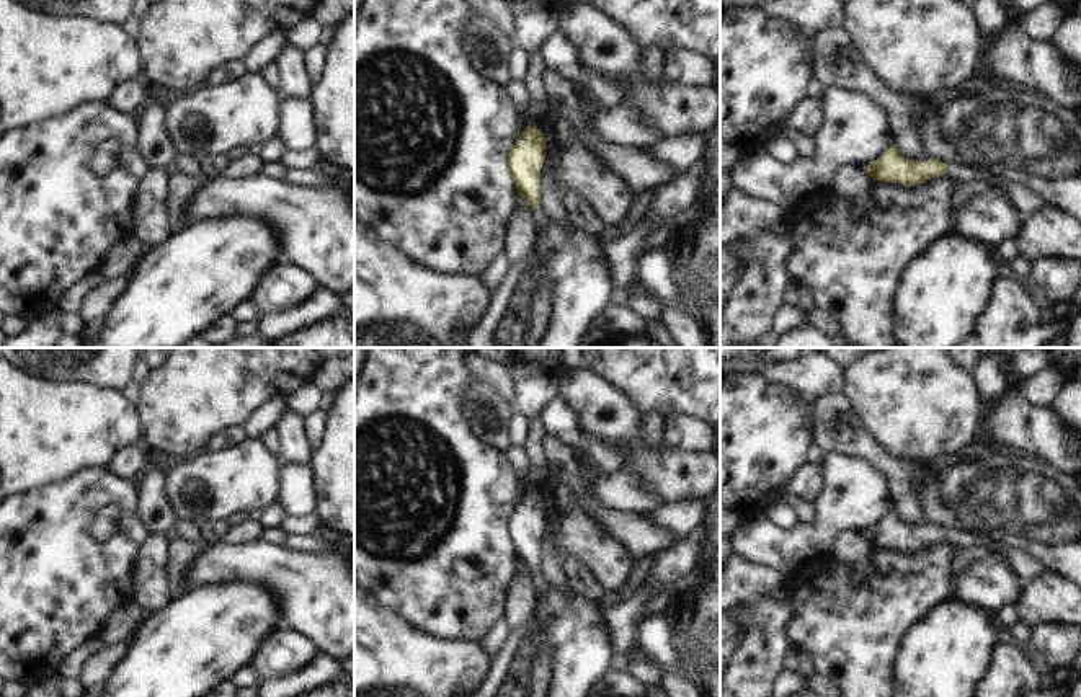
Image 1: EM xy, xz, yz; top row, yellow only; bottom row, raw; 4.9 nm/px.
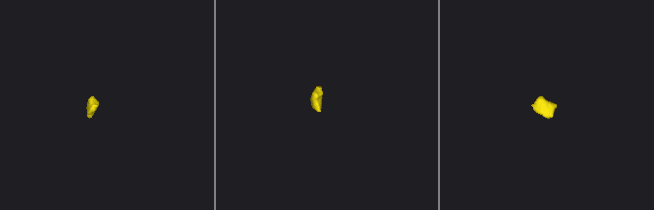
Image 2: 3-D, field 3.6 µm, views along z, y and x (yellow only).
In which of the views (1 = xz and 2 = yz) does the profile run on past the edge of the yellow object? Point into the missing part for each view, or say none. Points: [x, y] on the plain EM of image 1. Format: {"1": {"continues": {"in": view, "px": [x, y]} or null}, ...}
{"1": {"continues": {"in": "xz", "px": [539, 583]}}, "2": {"continues": {"in": "yz", "px": [956, 537]}}}

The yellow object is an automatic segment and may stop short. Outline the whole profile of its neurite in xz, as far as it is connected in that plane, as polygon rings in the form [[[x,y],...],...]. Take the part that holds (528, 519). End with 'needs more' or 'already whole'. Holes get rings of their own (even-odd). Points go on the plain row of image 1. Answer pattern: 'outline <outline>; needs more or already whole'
outline [[[526,491],[508,521],[508,539],[514,547],[518,562],[534,575],[537,593],[545,588],[539,570],[539,542],[545,526],[547,508],[544,498]]]; needs more

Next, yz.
outline [[[895,511],[888,513],[877,526],[864,532],[872,547],[900,548],[905,552],[918,552],[934,542],[949,540],[954,547],[970,548],[976,557],[988,557],[990,547],[978,537],[955,529],[942,529],[929,524],[926,527],[913,527],[905,524]]]; needs more

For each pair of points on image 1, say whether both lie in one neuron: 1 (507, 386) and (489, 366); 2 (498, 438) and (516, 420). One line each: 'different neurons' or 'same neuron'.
1: same neuron
2: different neurons

